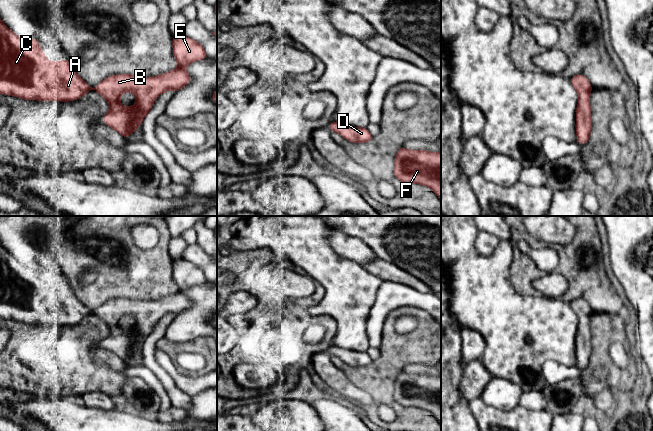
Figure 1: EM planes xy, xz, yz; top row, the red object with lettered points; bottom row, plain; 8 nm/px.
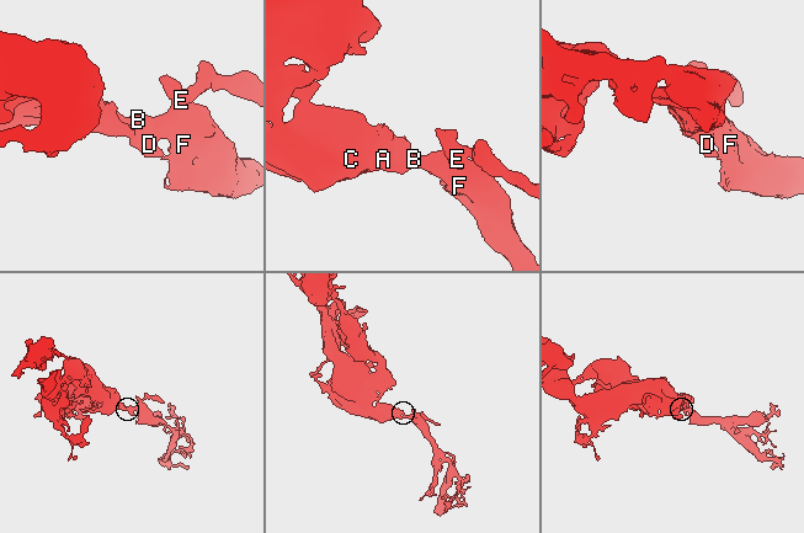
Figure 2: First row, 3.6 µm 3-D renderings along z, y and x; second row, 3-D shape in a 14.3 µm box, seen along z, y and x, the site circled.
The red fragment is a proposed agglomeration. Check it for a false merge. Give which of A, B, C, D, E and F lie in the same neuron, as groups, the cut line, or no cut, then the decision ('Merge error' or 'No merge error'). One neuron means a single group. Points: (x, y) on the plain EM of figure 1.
Groups: A B C D E F. No split. No merge error

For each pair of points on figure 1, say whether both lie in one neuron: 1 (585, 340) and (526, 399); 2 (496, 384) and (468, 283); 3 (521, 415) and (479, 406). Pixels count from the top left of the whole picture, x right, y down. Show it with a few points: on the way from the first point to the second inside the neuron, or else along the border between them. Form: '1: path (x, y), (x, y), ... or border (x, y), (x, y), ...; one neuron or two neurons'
1: border (523, 391), (541, 391), (546, 399); two neurons
2: border (492, 375), (498, 378), (506, 378), (516, 385); two neurons
3: path (511, 416), (489, 416); one neuron

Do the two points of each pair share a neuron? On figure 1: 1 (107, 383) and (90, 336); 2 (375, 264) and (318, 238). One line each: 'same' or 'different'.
1: same
2: different

